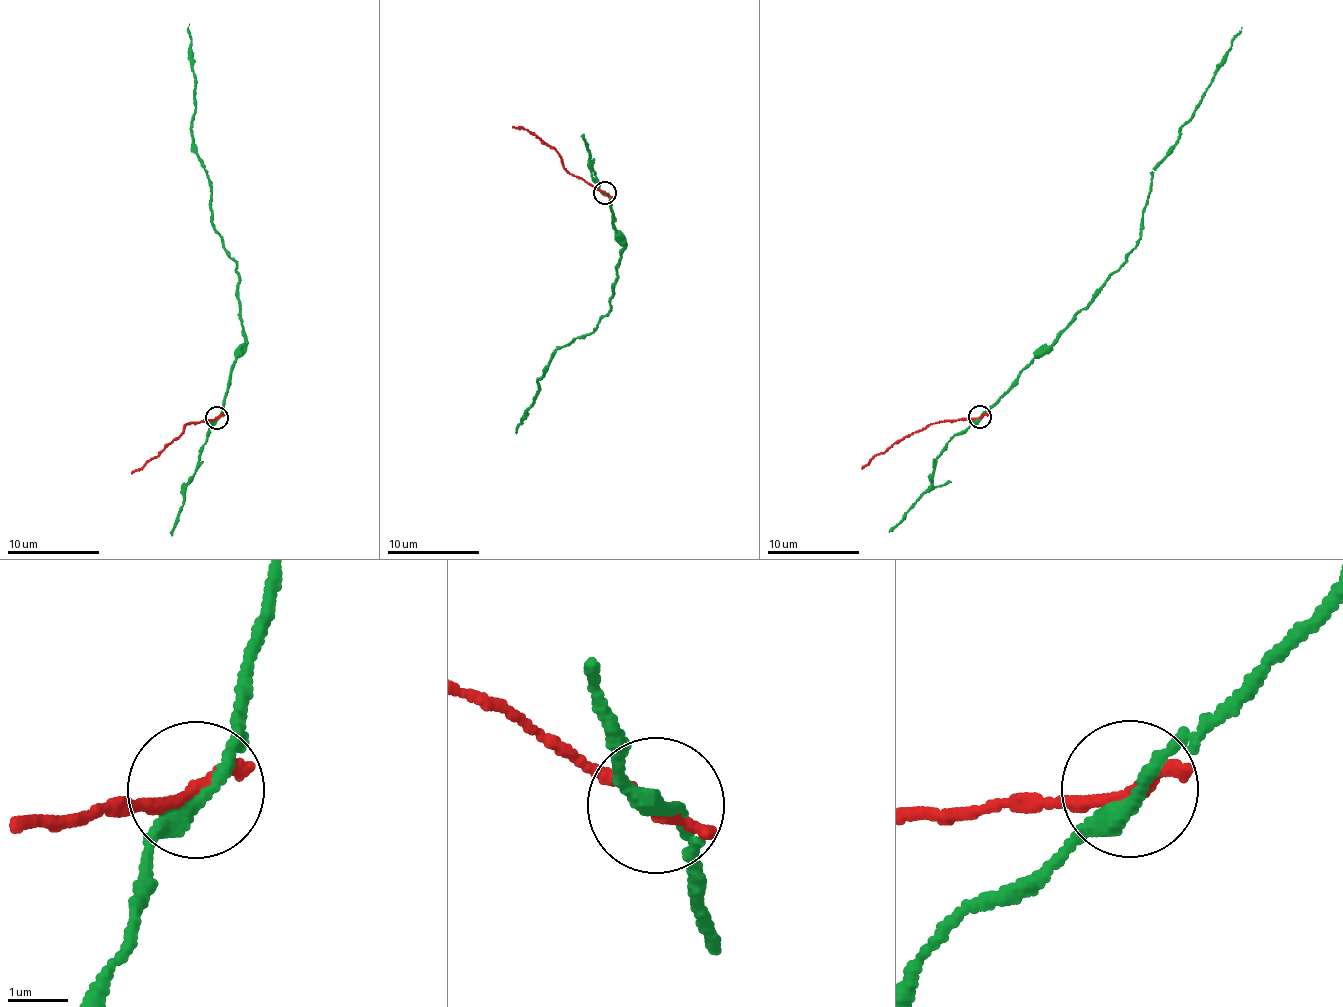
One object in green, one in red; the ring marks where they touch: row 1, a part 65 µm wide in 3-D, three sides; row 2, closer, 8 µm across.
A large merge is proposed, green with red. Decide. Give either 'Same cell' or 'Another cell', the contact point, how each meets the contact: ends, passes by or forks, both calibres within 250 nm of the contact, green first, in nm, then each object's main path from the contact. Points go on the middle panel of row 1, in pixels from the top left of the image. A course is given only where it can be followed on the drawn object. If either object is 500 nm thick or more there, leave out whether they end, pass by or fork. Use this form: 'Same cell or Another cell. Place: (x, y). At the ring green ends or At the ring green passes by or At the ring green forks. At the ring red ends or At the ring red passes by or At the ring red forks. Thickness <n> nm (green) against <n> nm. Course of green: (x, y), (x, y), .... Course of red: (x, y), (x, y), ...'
Same cell. Place: (604, 193). At the ring green passes by. At the ring red passes by. Thickness 280 nm (green) against 160 nm. Course of green: (604, 192), (625, 246), (615, 268), (610, 308), (592, 331), (557, 348), (536, 377), (539, 388), (515, 432). Course of red: (604, 192), (570, 174), (556, 150), (536, 139), (533, 132), (513, 126)

